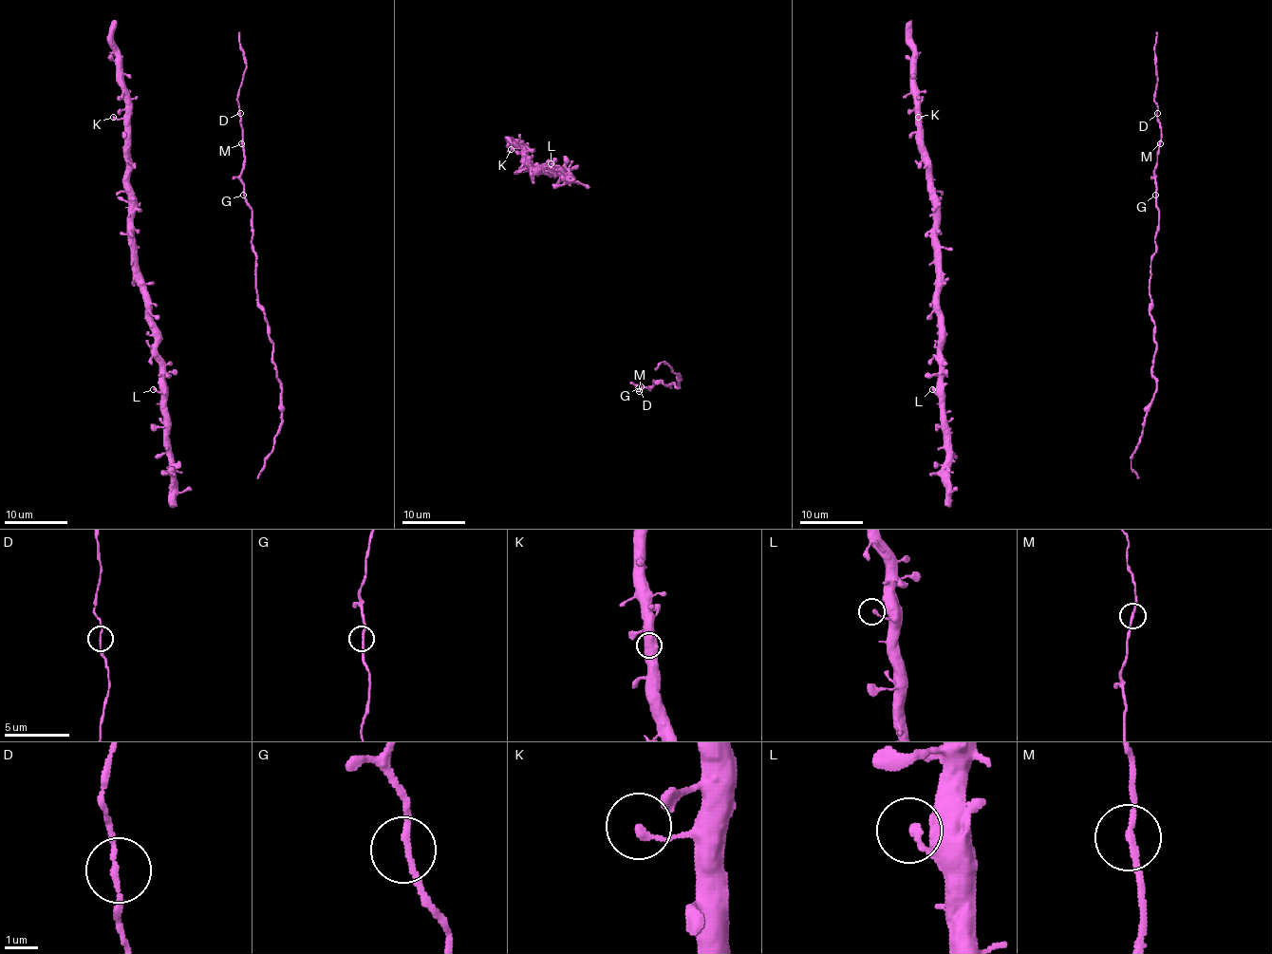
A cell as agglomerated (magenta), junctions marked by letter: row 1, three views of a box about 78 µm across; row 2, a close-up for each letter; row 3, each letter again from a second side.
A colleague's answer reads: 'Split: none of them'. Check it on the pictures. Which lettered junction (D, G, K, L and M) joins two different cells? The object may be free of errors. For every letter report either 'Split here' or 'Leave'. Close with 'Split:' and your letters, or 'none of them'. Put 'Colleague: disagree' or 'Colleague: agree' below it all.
D: Leave
G: Leave
K: Leave
L: Leave
M: Leave
Split: none of them
Colleague: agree

